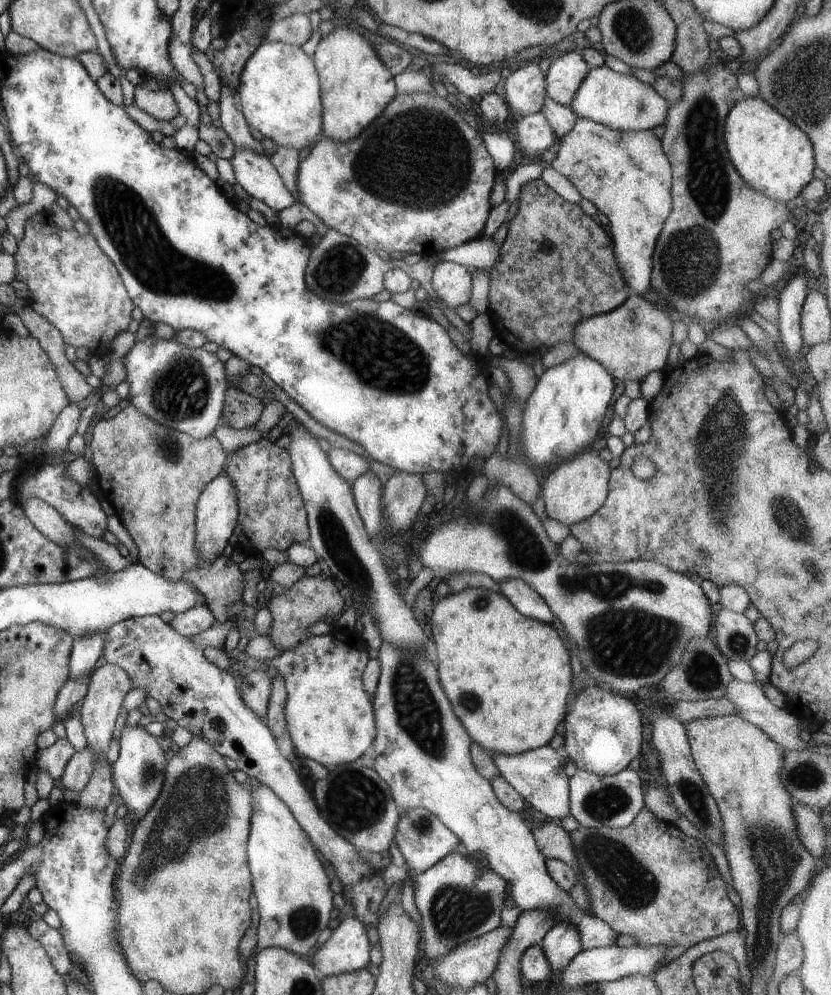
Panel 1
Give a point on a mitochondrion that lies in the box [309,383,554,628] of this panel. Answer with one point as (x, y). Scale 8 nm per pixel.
(334, 536)

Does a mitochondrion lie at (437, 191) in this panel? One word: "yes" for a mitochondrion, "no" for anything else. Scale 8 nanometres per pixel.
yes

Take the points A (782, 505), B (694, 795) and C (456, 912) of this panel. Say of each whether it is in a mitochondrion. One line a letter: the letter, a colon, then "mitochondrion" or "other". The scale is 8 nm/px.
A: mitochondrion
B: mitochondrion
C: mitochondrion

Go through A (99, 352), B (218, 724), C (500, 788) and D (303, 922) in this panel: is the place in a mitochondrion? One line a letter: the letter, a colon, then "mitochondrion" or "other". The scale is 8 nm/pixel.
A: other
B: other
C: other
D: mitochondrion

